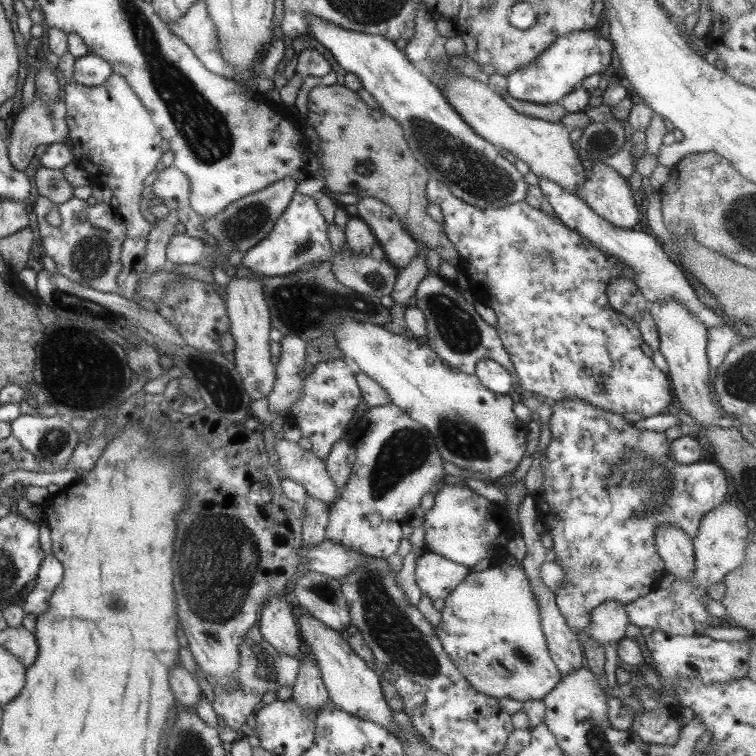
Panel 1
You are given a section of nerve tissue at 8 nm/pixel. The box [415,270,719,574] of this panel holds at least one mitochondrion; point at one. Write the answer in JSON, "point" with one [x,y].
{"point":[636,482]}

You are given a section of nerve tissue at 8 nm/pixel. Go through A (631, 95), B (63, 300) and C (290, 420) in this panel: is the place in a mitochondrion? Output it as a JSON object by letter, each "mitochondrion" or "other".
{"A":"other","B":"mitochondrion","C":"other"}

